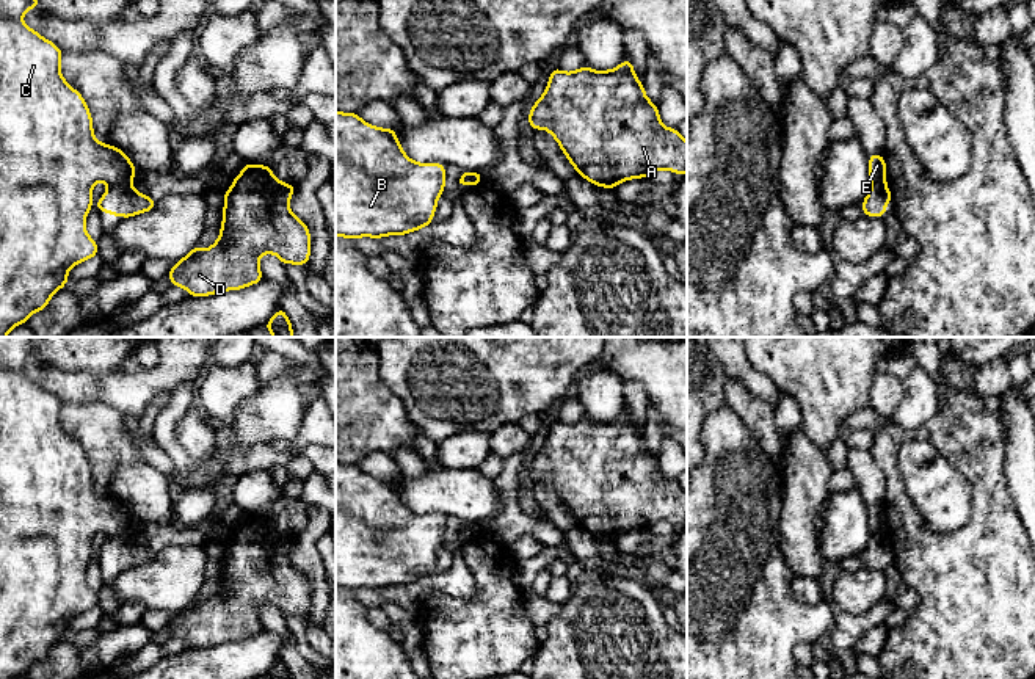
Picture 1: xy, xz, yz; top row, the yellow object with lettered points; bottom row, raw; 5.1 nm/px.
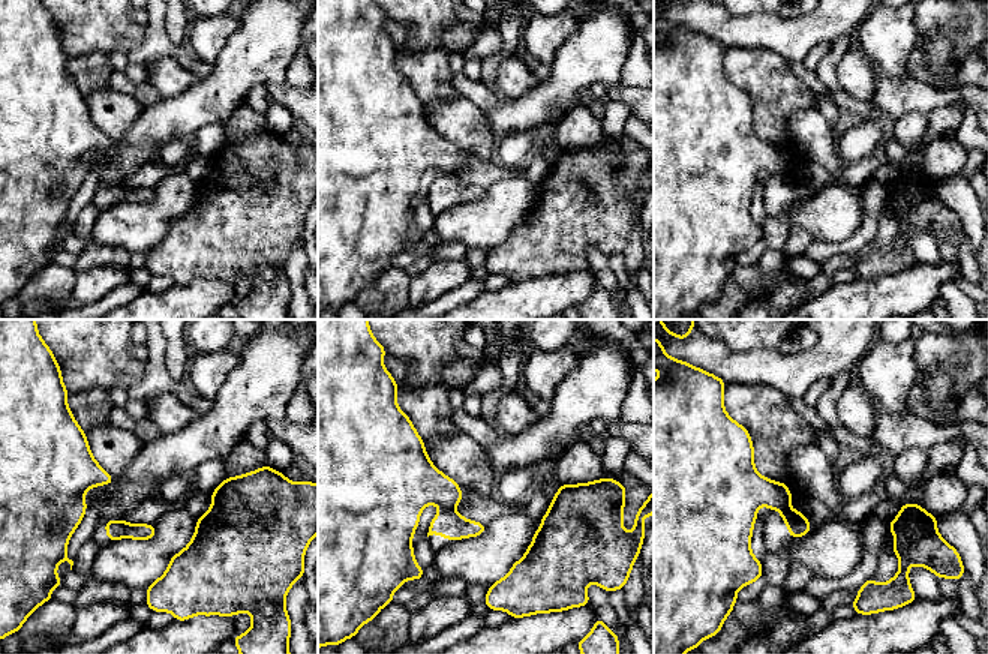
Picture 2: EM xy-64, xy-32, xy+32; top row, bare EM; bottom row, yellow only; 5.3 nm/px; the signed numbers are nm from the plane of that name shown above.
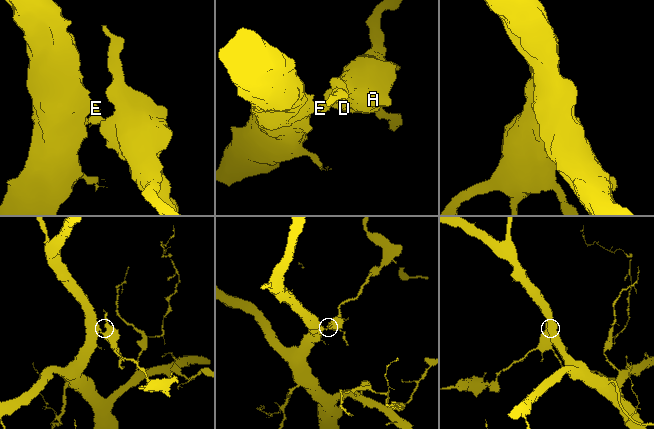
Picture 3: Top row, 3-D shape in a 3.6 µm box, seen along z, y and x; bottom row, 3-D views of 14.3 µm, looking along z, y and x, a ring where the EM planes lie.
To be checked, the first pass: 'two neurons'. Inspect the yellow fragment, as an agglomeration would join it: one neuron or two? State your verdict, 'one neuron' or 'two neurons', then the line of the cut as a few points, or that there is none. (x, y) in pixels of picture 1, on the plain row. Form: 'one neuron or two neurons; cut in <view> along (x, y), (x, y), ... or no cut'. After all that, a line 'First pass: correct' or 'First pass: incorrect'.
two neurons; cut in xy along (129, 533), (110, 537)
First pass: correct

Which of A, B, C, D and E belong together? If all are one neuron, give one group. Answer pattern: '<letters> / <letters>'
A D / B C E

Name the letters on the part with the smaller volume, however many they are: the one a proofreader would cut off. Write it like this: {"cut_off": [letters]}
{"cut_off": ["A", "D"]}

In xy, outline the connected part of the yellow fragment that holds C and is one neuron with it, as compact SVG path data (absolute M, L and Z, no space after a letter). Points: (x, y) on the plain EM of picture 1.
M0 337L0 679L27 674L34 663L45 660L55 643L67 635L67 624L74 616L97 608L97 593L85 580L86 566L91 561L93 538L99 532L108 536L125 536L138 524L121 500L96 491L93 467L85 450L61 427L63 401L22 373L24 365L31 359L41 359L33 337Z

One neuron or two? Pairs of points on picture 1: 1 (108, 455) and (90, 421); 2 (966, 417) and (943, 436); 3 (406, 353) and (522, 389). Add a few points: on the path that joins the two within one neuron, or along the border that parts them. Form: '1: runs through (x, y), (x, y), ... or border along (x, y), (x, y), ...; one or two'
1: runs through (108, 447), (98, 428); one
2: runs through (960, 424), (949, 432); one
3: runs through (435, 353), (486, 353), (494, 361); one

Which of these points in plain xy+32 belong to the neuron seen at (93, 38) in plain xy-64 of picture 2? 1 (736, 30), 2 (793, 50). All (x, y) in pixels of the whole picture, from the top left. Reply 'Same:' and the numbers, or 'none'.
Same: none

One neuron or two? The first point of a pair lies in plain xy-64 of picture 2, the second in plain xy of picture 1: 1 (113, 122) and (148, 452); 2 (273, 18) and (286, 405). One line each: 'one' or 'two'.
1: two
2: one

